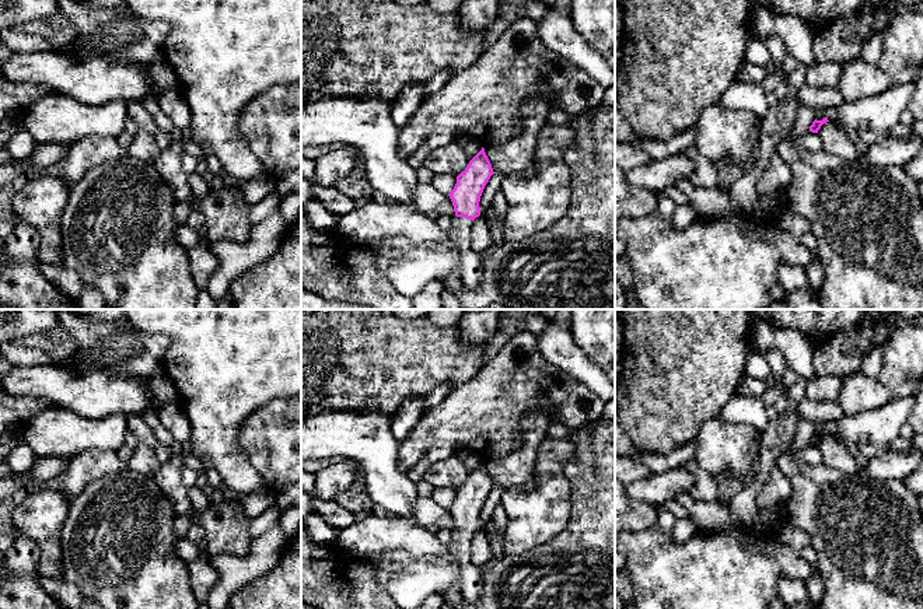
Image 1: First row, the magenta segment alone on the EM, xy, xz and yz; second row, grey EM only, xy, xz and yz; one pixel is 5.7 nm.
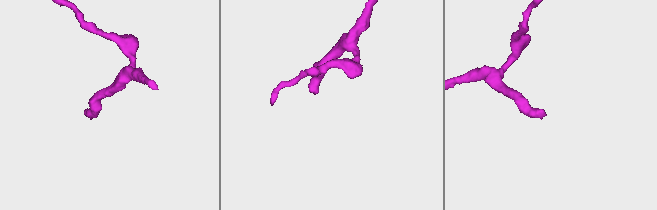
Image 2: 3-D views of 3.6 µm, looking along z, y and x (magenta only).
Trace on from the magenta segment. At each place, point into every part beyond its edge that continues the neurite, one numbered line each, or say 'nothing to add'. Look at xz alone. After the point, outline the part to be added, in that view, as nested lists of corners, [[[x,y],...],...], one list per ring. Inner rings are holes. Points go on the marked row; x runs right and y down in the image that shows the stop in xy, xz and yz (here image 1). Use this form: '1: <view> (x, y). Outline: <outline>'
1: xz (409, 266). Outline: [[[454,217],[440,242],[415,244],[403,237],[368,242],[380,272],[406,298],[412,300],[431,281],[458,276],[466,291],[483,279],[482,255],[471,244],[472,220]]]

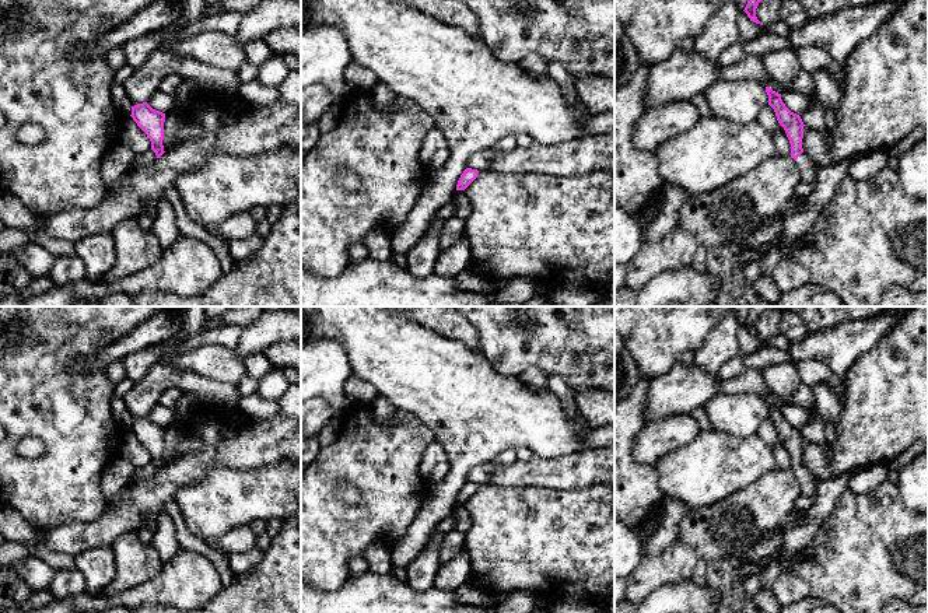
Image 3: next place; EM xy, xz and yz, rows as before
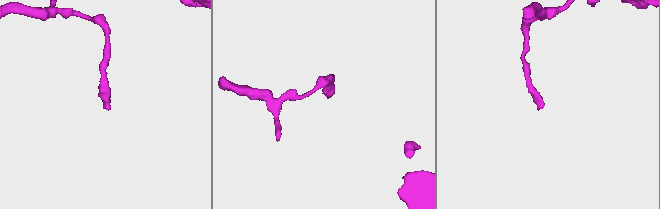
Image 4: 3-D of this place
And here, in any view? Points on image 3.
1: yz (808, 172). Outline: [[[802,153],[796,160],[796,165],[801,171],[801,181],[803,182],[812,182],[816,178],[816,168],[812,160],[808,157],[808,154]]]

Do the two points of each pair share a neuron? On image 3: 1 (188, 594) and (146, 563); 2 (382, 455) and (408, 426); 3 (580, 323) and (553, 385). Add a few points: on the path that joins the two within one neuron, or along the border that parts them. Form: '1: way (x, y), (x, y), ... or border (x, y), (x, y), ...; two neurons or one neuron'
1: border (164, 564), (154, 577), (129, 588); two neurons
2: way (389, 448), (405, 433); one neuron
3: border (547, 374), (556, 374), (573, 391); two neurons

